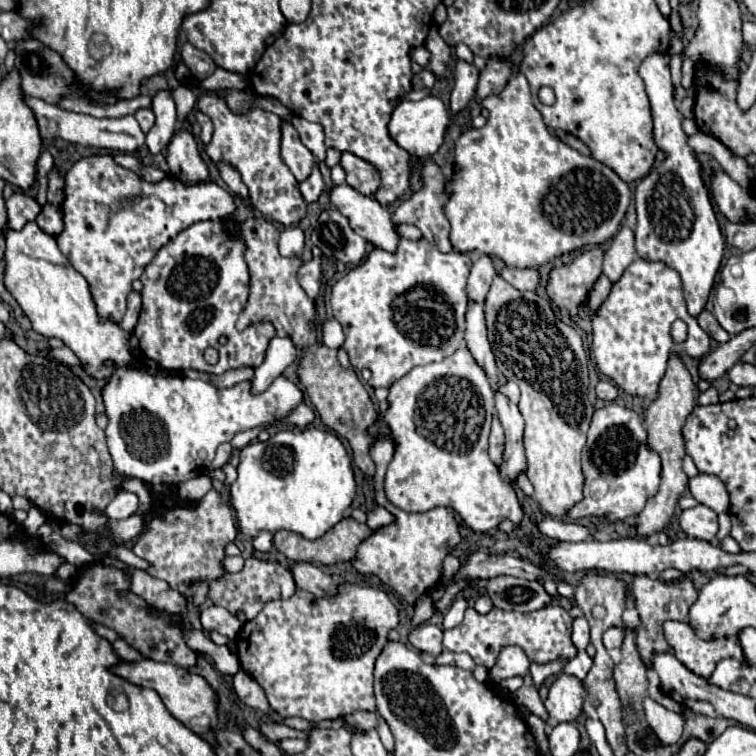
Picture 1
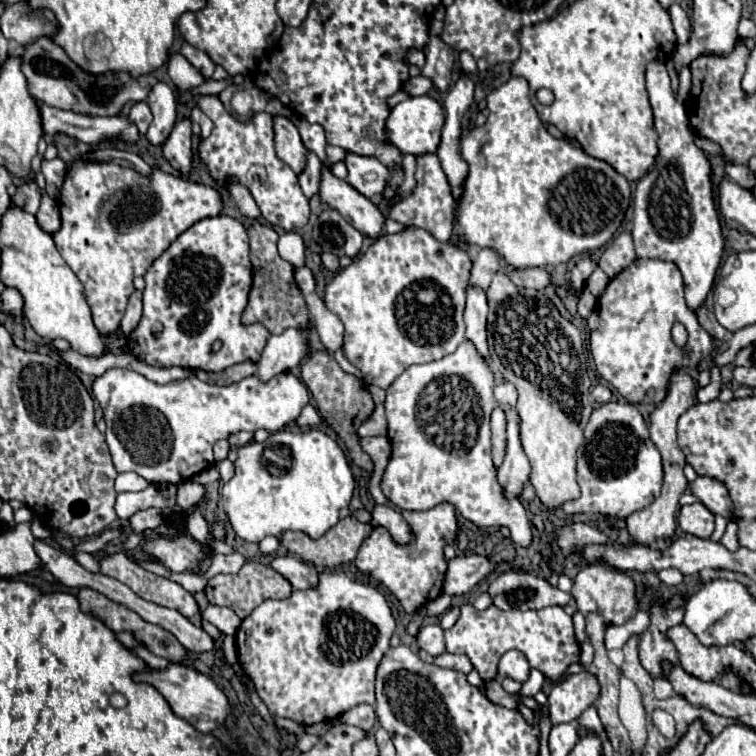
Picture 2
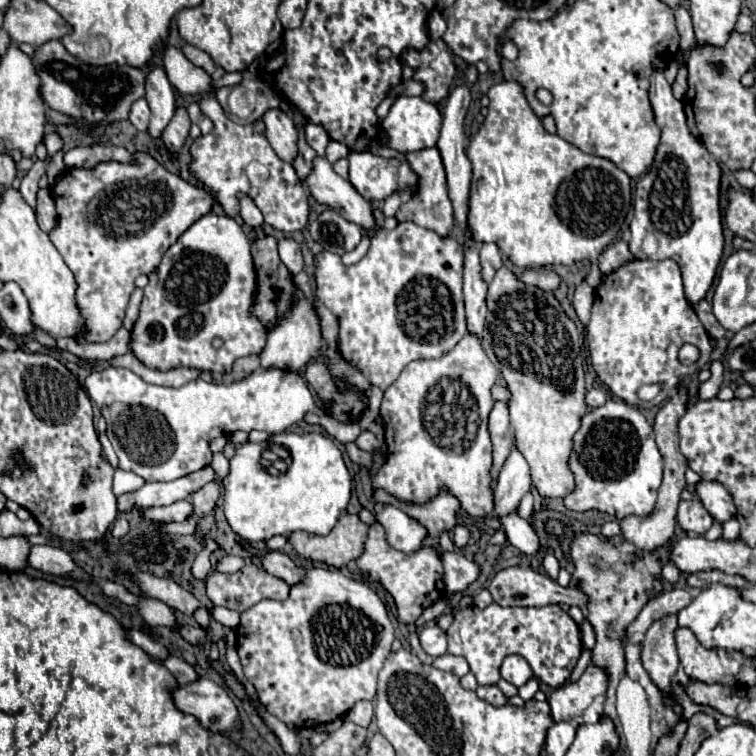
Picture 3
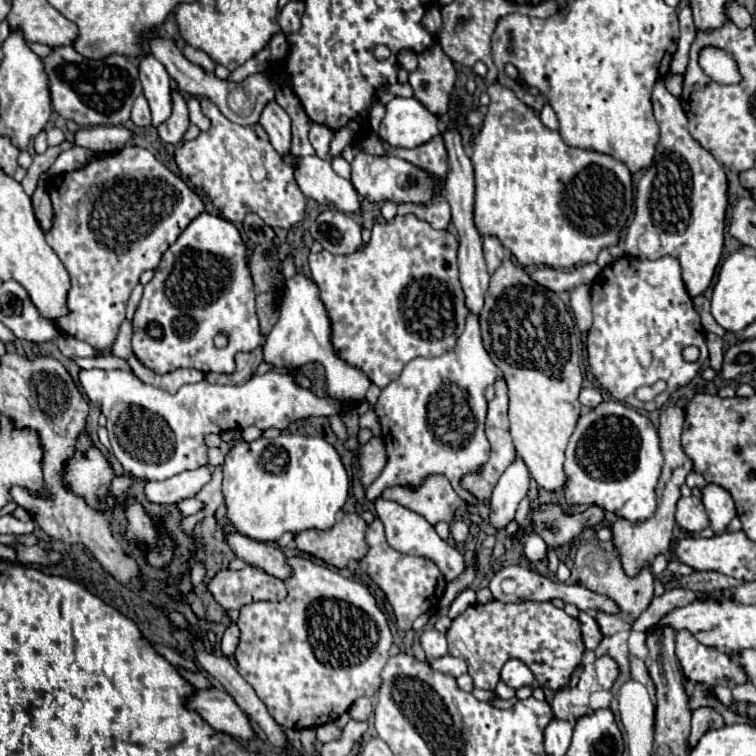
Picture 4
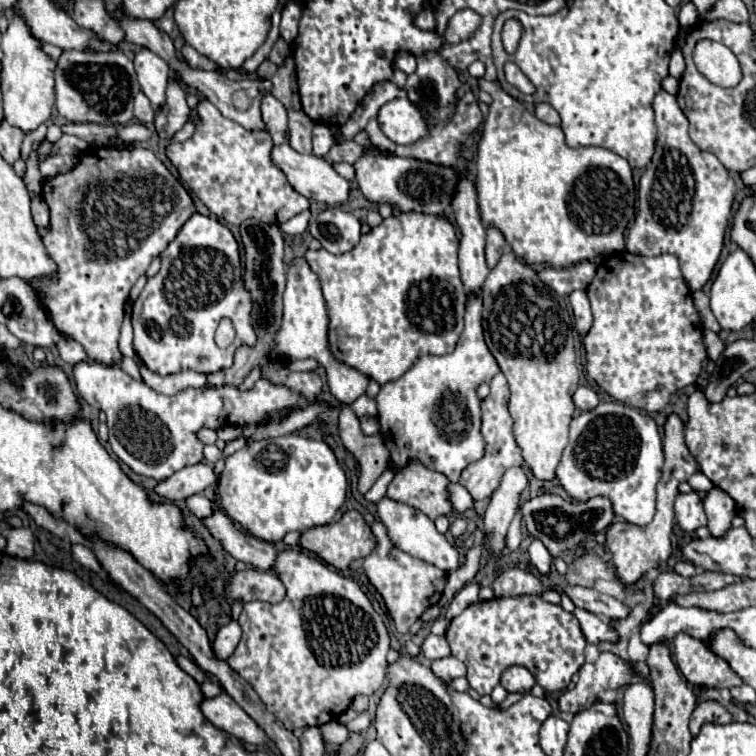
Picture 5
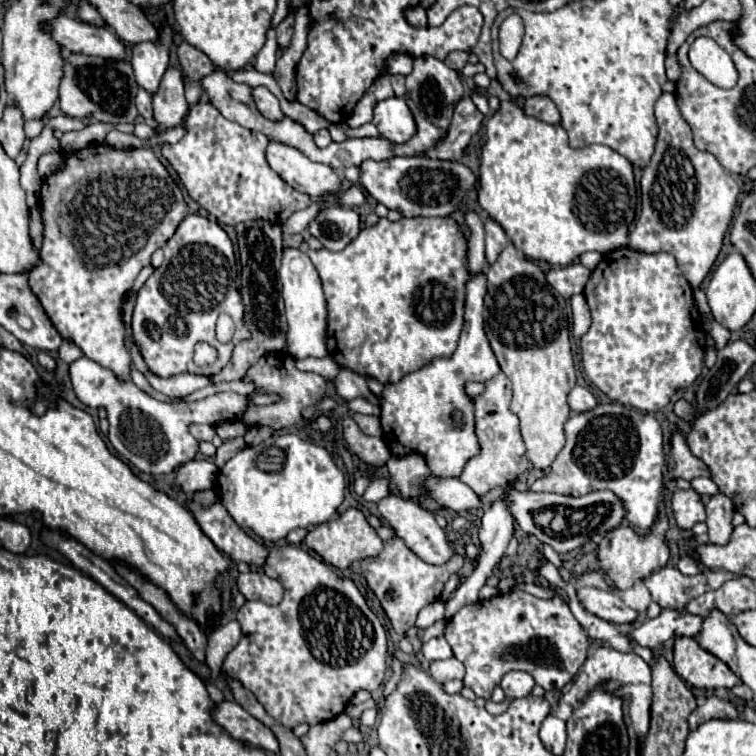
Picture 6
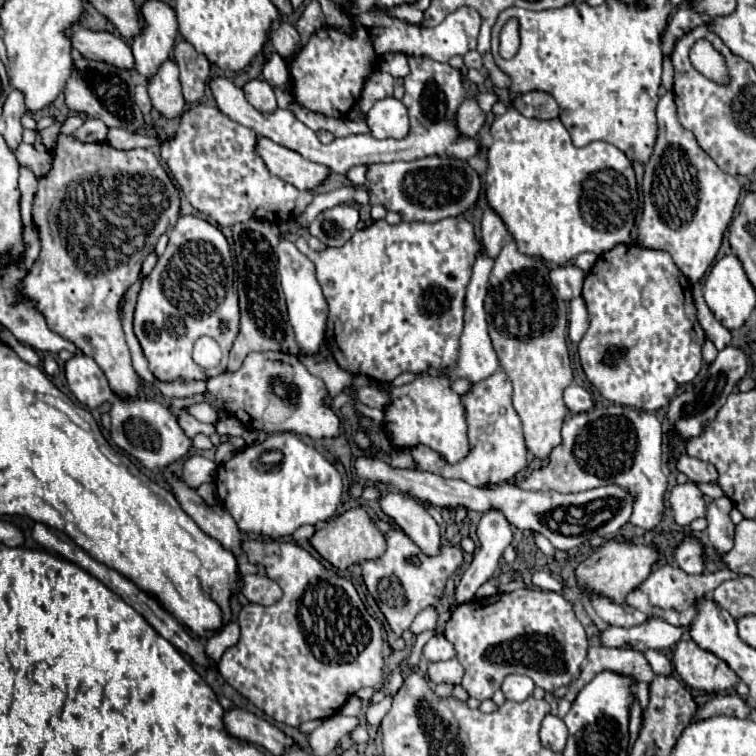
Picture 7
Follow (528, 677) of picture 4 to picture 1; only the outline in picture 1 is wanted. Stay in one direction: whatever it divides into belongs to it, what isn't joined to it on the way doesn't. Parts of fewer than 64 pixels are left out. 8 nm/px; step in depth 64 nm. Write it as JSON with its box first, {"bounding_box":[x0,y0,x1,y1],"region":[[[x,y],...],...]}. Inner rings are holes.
{"bounding_box":[490,646,530,684],"region":[[[506,646],[506,648],[502,648],[494,668],[490,670],[490,680],[498,684],[500,680],[510,678],[510,676],[522,676],[524,678],[528,674],[528,668],[530,668],[530,660],[522,652],[522,648]]]}

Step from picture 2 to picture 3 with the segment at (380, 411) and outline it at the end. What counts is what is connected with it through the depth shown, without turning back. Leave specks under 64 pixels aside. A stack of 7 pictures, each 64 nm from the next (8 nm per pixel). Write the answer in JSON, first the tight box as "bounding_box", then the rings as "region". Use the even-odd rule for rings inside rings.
{"bounding_box":[306,414,362,444],"region":[[[308,414],[306,416],[306,422],[310,422],[310,424],[322,424],[330,436],[334,436],[336,440],[340,440],[344,444],[354,442],[358,438],[358,434],[362,432],[362,428],[356,422],[354,424],[342,424],[342,422],[334,420],[334,418],[330,418],[330,416],[320,418],[316,414]]]}

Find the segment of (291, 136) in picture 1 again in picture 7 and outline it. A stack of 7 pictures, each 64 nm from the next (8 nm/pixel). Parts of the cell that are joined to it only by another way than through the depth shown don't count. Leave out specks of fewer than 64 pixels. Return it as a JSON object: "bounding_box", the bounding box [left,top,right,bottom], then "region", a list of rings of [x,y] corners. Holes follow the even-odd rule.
{"bounding_box":[244,78,278,112],"region":[[[252,78],[248,80],[244,86],[244,94],[246,94],[246,100],[260,112],[274,112],[278,106],[276,106],[276,96],[274,96],[274,90],[270,88],[268,82],[264,80],[258,80],[258,78]]]}

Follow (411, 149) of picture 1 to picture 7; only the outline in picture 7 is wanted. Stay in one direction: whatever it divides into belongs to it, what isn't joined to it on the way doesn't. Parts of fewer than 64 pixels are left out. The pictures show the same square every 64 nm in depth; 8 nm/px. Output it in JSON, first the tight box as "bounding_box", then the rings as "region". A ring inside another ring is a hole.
{"bounding_box":[366,98,410,138],"region":[[[396,98],[378,100],[366,114],[366,124],[374,138],[404,138],[410,130],[408,110]]]}

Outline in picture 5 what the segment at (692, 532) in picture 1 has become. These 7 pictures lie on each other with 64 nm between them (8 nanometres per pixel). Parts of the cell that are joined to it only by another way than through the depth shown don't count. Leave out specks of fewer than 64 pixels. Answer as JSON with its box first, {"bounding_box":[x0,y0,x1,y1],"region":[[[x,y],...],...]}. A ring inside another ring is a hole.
{"bounding_box":[674,492,706,532],"region":[[[696,492],[678,494],[674,502],[674,514],[676,522],[682,530],[694,532],[700,526],[706,526],[706,514],[702,506],[702,498]]]}

